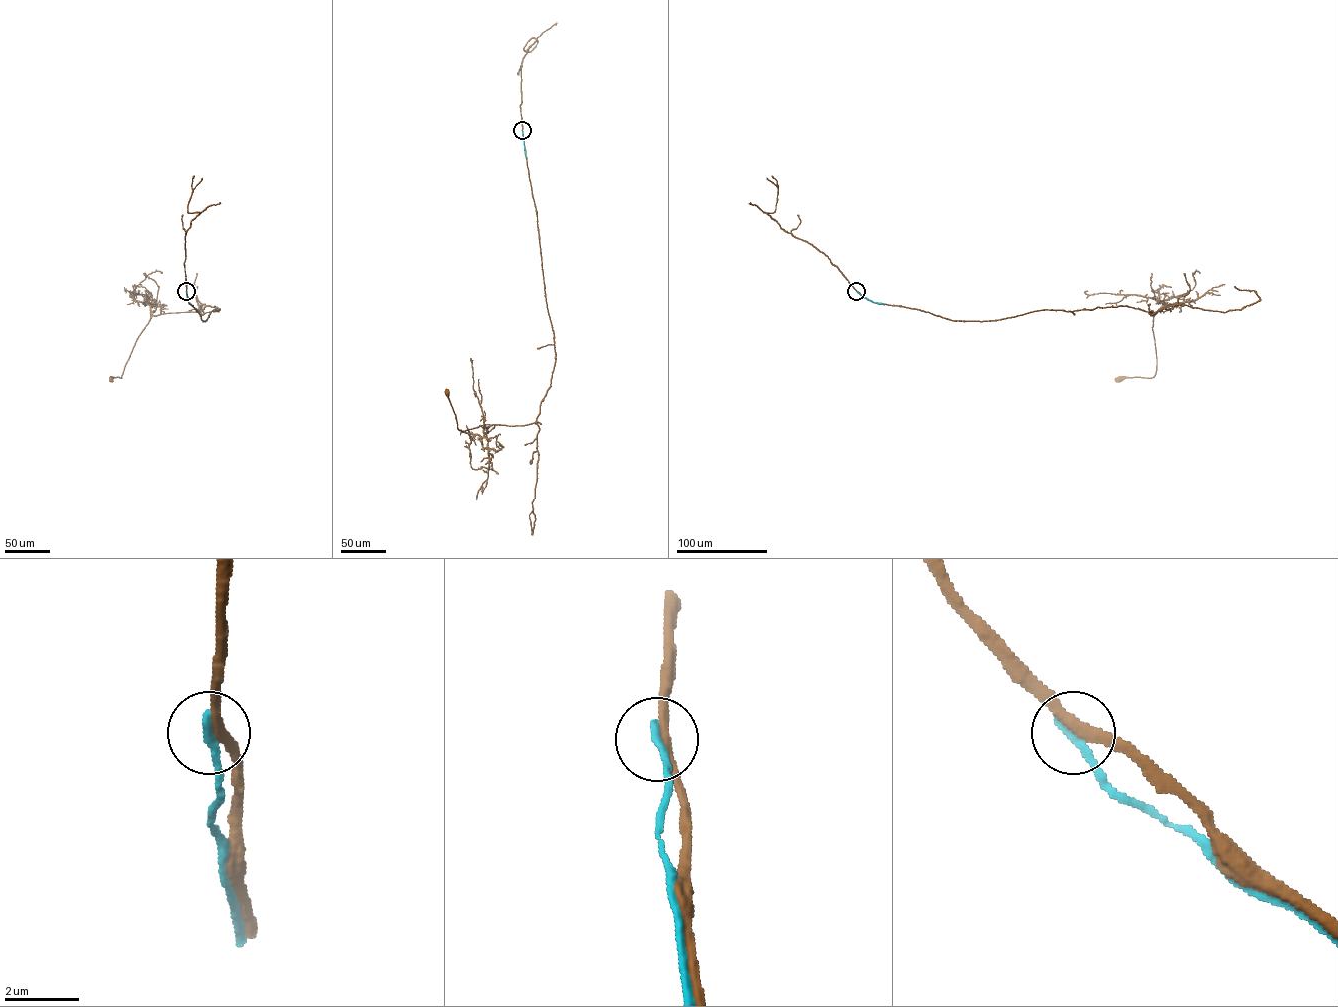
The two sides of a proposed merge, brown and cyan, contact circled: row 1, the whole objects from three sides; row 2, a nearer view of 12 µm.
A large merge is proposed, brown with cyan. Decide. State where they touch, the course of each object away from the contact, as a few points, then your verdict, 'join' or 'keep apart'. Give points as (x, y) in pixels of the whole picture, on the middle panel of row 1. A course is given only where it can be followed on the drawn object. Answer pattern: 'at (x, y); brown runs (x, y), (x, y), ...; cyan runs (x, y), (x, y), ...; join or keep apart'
at (522, 130); brown runs (522, 131), (554, 334), (550, 387), (534, 422), (491, 425), (486, 431), (480, 426), (459, 430), (446, 392); cyan runs (522, 131), (525, 157); keep apart

